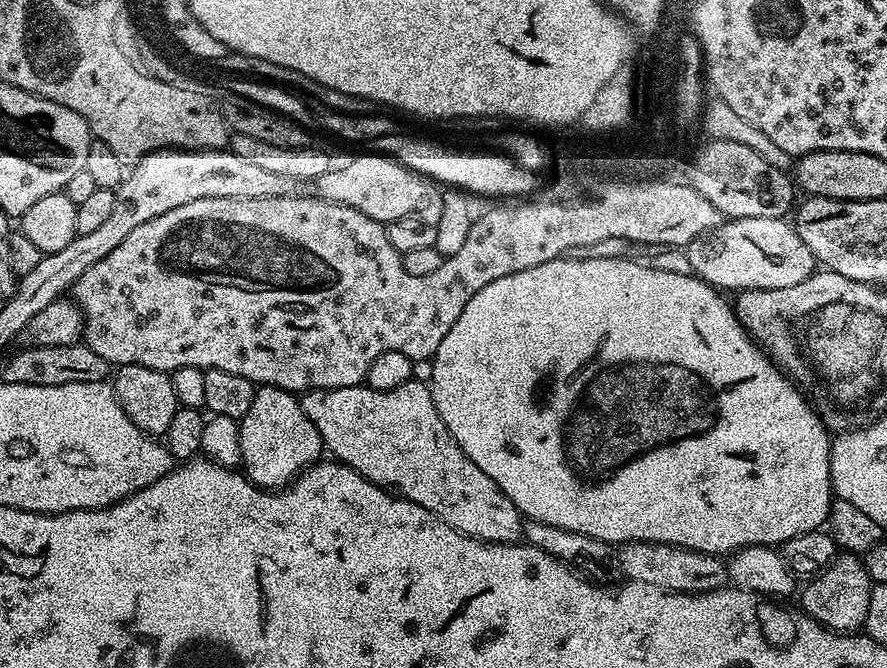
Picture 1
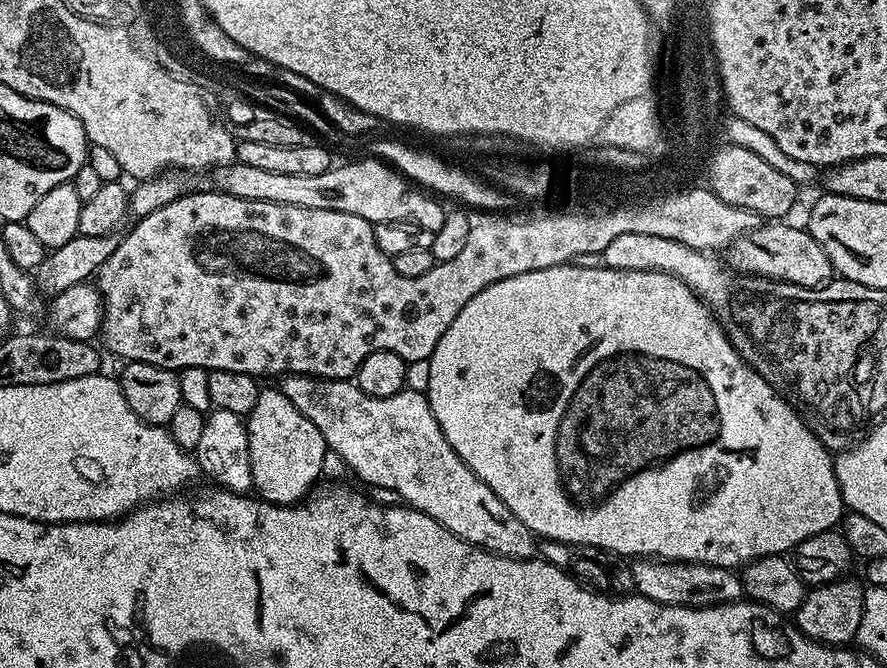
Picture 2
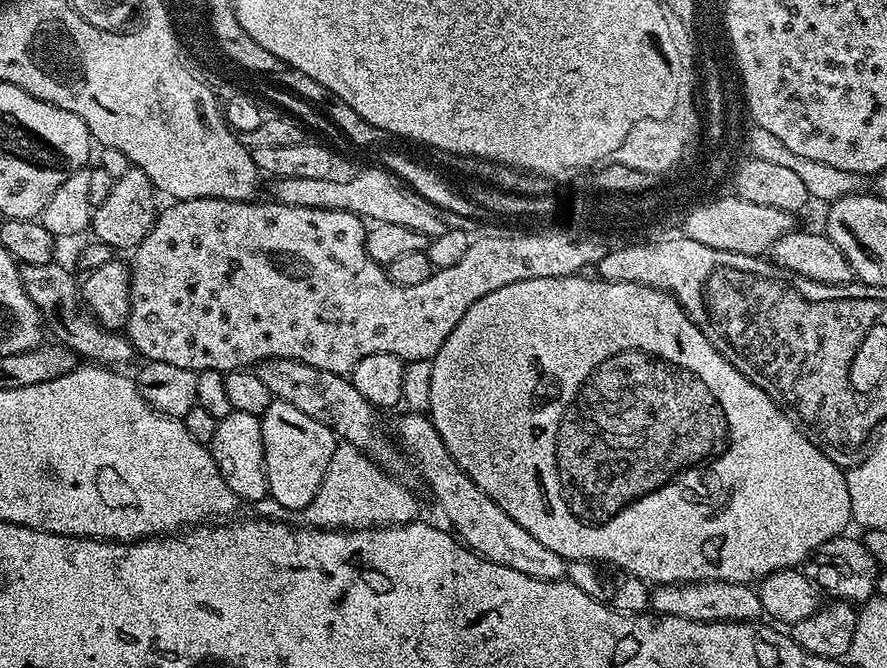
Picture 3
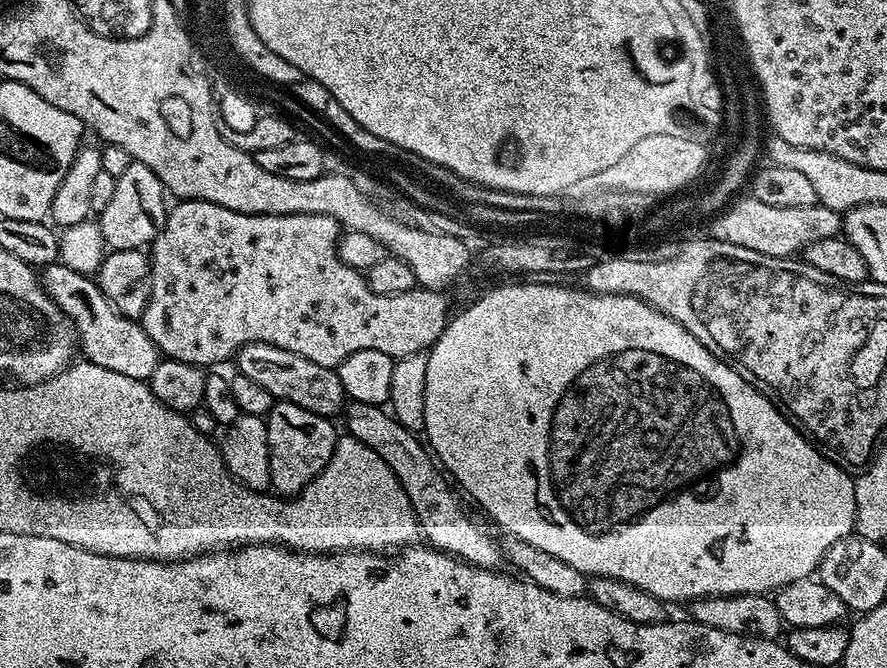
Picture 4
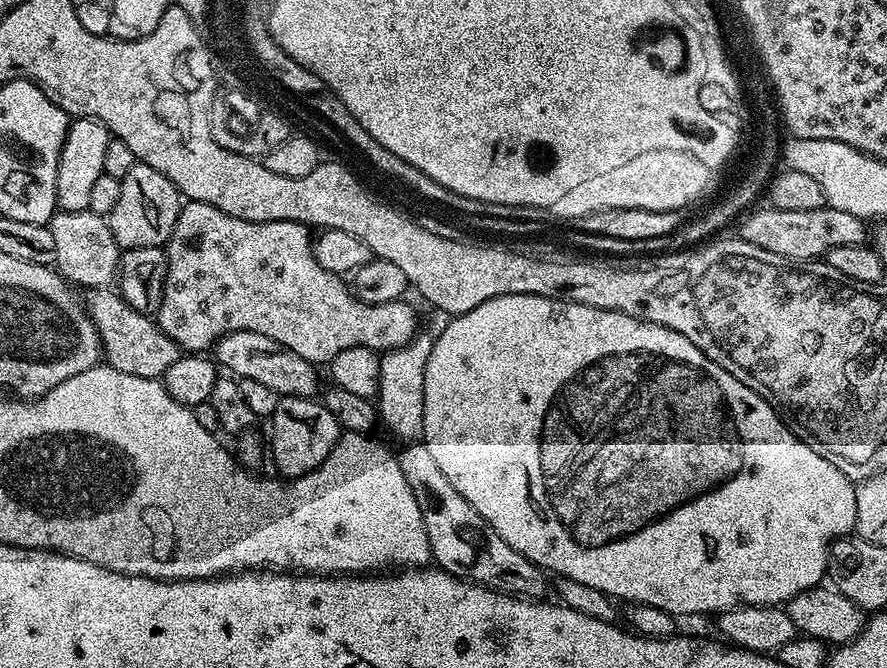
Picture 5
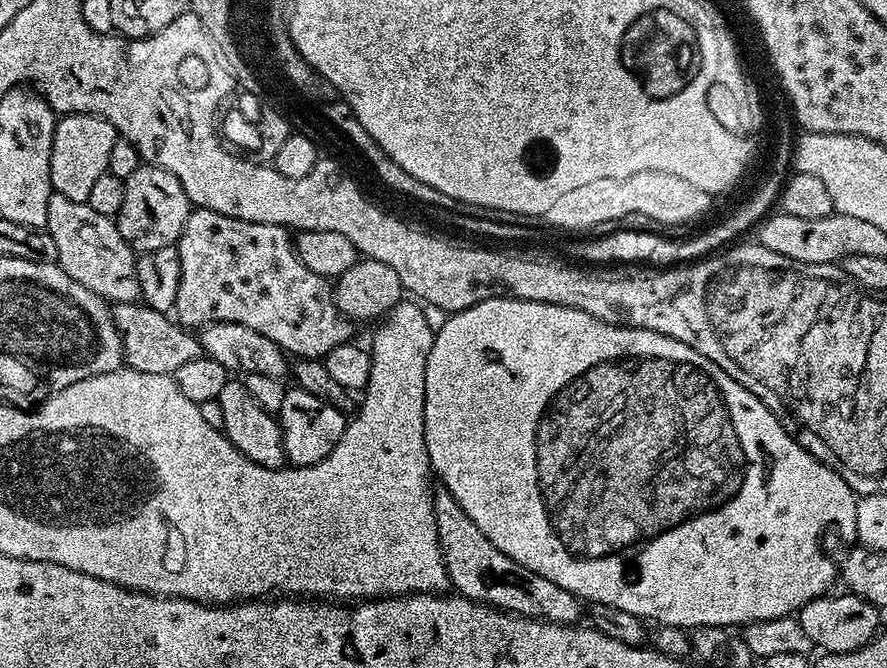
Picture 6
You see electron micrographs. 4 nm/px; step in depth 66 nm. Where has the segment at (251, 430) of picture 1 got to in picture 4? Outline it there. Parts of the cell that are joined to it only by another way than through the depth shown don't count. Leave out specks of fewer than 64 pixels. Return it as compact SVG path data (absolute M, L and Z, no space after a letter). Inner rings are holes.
M281 400L273 403L266 417L269 434L269 478L271 487L279 495L287 498L296 495L311 482L316 475L330 462L336 449L338 431L327 416L319 416L310 410L302 410L302 406L294 406L294 402Z

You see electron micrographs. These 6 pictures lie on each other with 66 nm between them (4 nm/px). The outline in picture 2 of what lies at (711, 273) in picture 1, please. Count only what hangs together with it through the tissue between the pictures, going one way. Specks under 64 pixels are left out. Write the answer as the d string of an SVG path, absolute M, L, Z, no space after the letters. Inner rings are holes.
M764 222L747 236L739 236L730 245L731 267L746 272L750 276L765 276L771 280L784 280L788 284L797 284L803 288L818 288L829 283L833 279L834 269L826 250L803 227L795 228L792 224L784 223L788 222Z

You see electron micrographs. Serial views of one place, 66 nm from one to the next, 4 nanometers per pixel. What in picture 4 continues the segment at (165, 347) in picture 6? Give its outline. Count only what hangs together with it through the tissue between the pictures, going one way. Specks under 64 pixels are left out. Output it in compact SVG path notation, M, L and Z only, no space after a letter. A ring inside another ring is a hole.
M57 263L54 270L41 271L39 278L44 285L44 293L74 325L79 351L82 356L84 352L83 359L87 363L102 366L105 370L114 370L114 374L126 374L126 378L147 382L161 362L160 352L154 342L150 342L144 327L129 316L123 316L115 304L111 304L102 294L99 284L91 275L75 272Z

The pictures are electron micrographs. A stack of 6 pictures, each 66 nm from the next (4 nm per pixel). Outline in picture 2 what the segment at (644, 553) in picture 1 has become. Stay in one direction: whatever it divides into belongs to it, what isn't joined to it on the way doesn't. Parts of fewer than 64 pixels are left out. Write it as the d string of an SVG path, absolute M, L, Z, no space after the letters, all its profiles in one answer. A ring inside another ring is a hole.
M640 558L630 568L630 579L633 589L639 595L650 598L659 604L686 606L687 608L709 608L715 604L732 604L735 600L745 599L744 581L731 568L719 568L709 564L682 564L659 558Z

